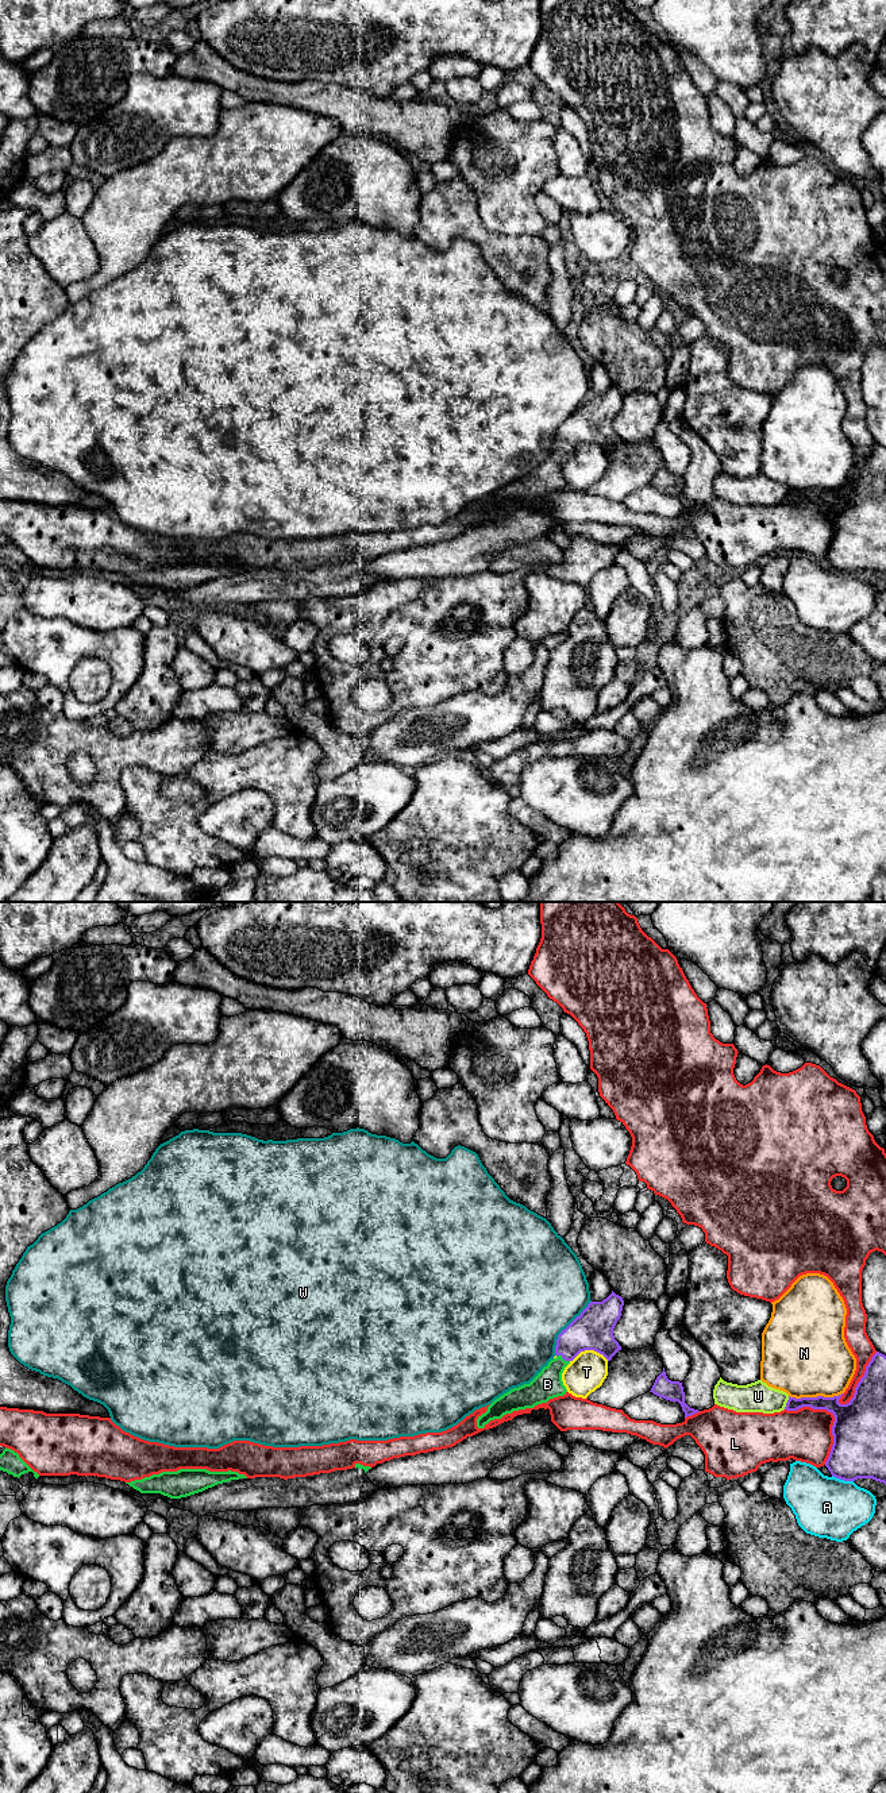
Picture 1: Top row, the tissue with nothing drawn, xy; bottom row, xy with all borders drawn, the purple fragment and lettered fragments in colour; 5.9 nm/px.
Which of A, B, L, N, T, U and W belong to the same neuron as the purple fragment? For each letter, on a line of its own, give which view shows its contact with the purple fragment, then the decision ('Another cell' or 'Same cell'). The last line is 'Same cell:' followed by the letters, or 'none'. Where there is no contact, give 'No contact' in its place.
A: Touches purple in xy. Another cell
B: Touches purple in xy. Same cell
L: Touches purple in xy. Another cell
N: Touches purple in xy. Another cell
T: Touches purple in xy. Another cell
U: Touches purple in xy. Another cell
W: Touches purple in xy. Another cell
Same cell: B

